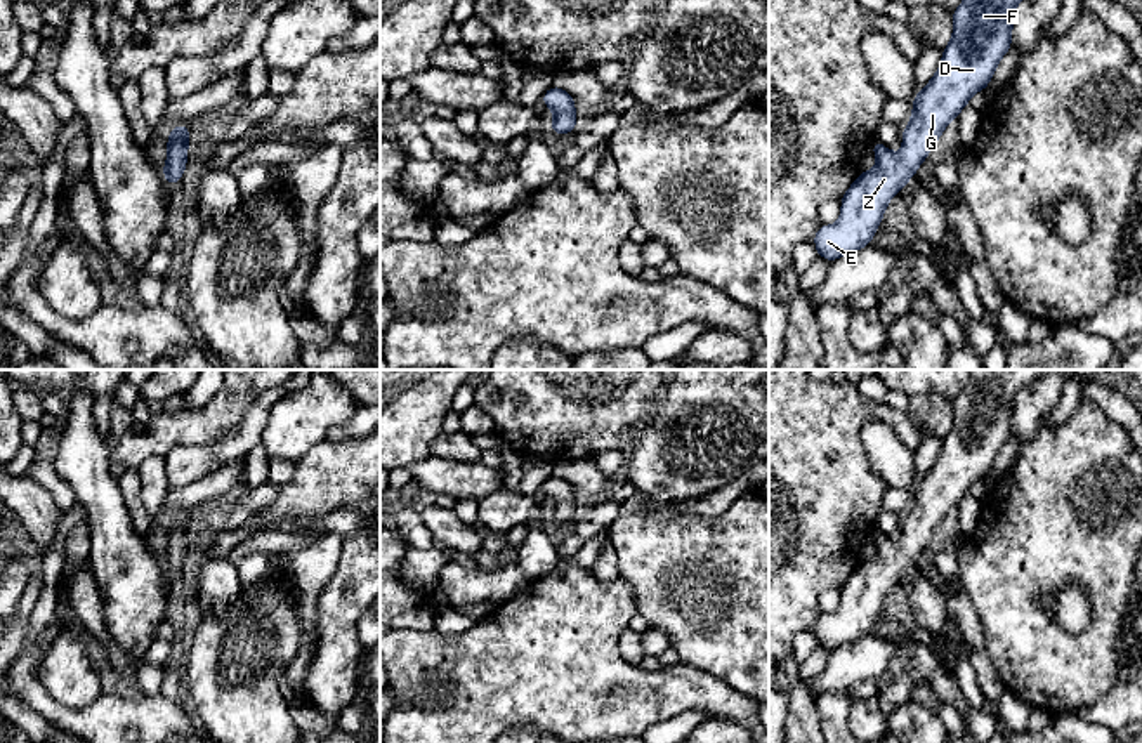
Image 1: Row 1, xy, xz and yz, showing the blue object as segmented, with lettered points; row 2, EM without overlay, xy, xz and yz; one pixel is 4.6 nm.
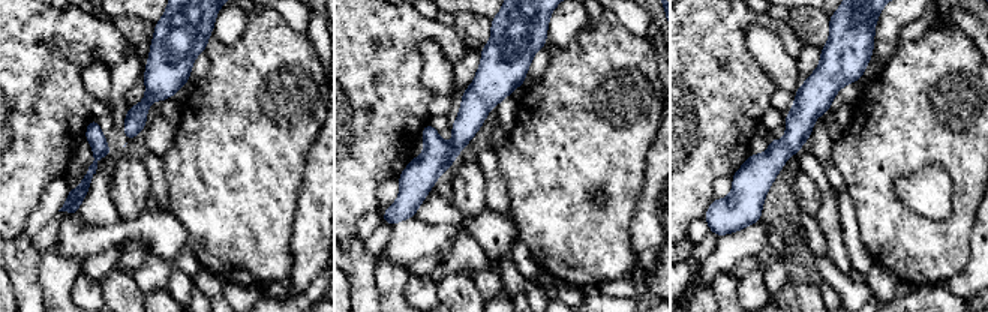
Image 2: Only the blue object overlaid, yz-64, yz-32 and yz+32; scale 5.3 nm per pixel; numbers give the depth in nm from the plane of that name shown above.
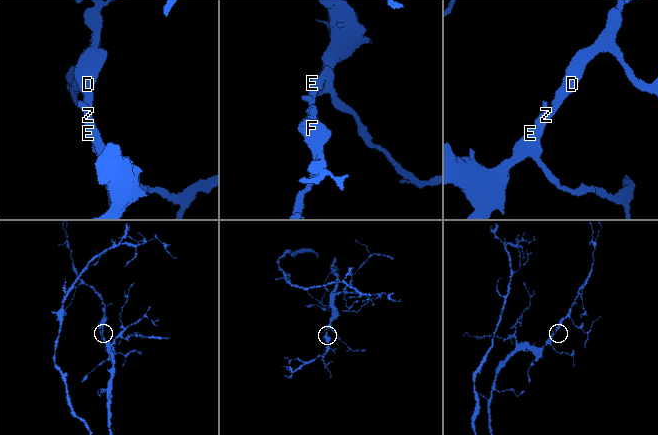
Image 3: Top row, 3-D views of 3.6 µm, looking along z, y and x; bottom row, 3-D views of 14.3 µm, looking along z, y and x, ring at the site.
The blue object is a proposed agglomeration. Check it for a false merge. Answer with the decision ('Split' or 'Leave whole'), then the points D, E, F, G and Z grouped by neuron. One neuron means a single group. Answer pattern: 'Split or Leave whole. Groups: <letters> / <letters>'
Leave whole. Groups: D E F G Z

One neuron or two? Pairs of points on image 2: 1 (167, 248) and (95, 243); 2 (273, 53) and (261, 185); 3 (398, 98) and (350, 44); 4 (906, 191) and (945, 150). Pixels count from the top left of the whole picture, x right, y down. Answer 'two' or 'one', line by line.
1: one
2: one
3: one
4: two

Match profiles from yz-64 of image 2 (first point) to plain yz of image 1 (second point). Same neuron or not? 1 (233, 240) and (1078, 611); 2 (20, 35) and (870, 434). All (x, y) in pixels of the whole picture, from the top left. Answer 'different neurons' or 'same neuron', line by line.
1: different neurons
2: different neurons

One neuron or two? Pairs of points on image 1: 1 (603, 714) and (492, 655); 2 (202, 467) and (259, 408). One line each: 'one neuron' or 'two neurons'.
1: one neuron
2: one neuron

